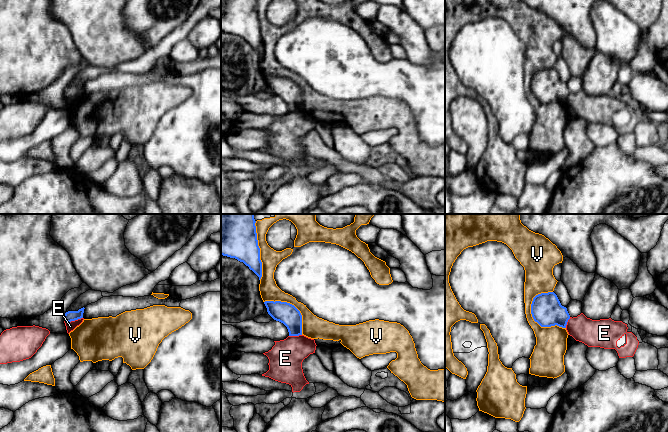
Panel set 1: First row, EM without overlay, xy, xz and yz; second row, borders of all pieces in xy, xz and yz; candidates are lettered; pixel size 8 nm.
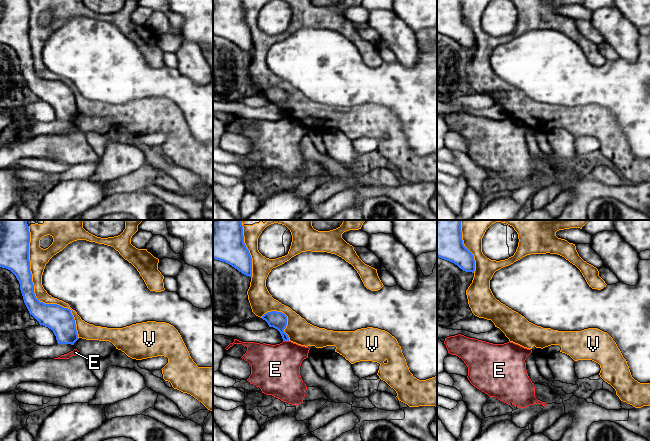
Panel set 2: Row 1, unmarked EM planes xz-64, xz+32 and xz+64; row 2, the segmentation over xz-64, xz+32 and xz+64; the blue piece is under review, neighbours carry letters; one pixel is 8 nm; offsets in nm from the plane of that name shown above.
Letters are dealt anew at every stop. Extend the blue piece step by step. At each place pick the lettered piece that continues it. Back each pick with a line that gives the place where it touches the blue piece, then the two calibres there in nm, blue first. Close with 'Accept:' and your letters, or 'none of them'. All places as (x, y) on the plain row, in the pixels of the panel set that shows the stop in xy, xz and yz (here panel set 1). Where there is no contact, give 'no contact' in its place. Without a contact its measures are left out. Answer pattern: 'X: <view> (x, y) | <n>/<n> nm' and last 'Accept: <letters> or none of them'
Accept: none of them

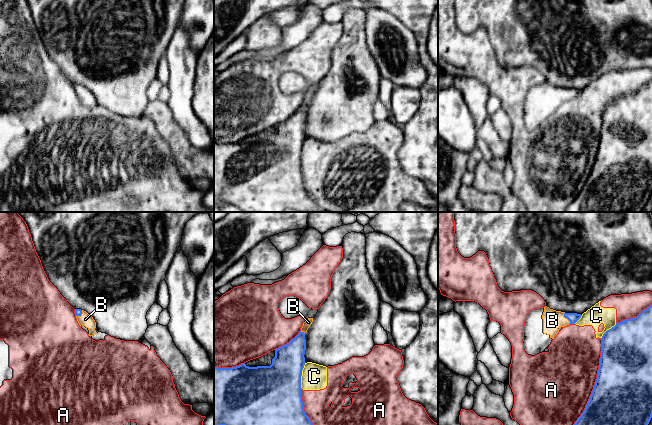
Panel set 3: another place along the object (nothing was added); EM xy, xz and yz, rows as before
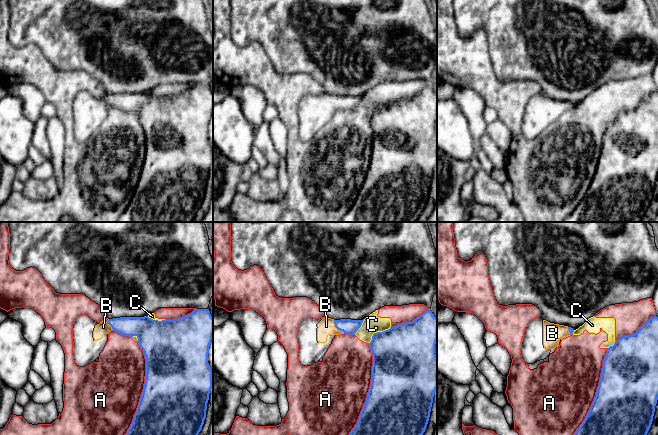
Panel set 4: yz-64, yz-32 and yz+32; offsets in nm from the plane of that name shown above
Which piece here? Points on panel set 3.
B: yz (566, 93) | 80/160 nm
Accept: B

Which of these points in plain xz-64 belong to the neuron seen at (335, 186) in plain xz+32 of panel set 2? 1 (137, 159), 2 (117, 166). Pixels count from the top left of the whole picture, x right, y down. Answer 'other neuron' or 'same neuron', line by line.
1: other neuron
2: other neuron

